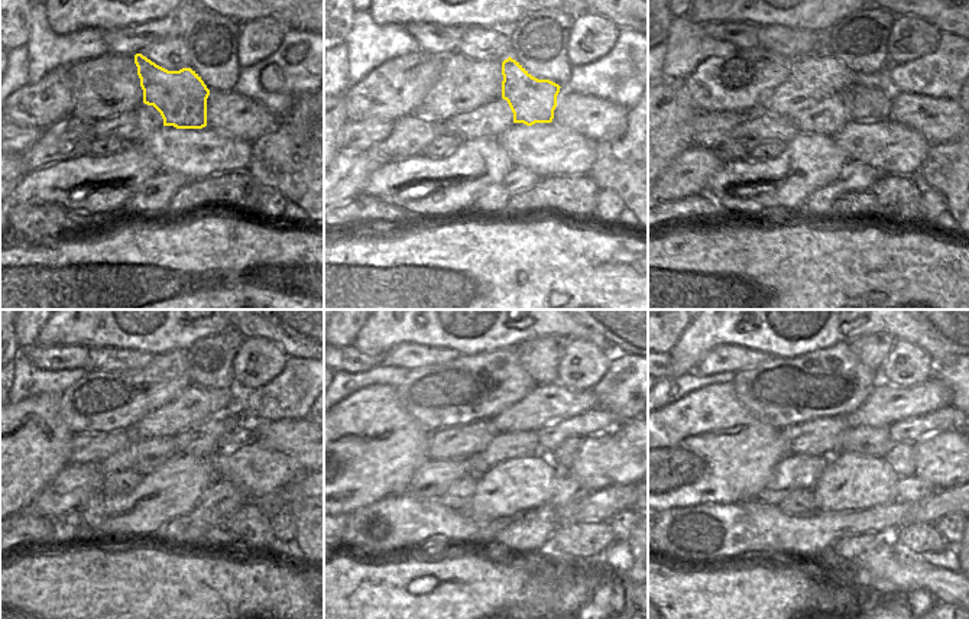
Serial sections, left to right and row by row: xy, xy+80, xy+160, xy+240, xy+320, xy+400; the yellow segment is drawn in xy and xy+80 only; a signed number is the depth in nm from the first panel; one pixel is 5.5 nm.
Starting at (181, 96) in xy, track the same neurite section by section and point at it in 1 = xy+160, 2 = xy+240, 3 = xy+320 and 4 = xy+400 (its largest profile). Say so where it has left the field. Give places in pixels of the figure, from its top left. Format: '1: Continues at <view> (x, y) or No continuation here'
1: Continues at xy+160 (871, 101)
2: Continues at xy+240 (245, 433)
3: Continues at xy+320 (563, 456)
4: Continues at xy+400 (901, 459)

